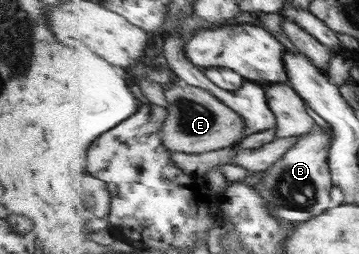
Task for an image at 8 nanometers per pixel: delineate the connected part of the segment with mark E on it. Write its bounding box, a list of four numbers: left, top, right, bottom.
[162,82,244,155]

